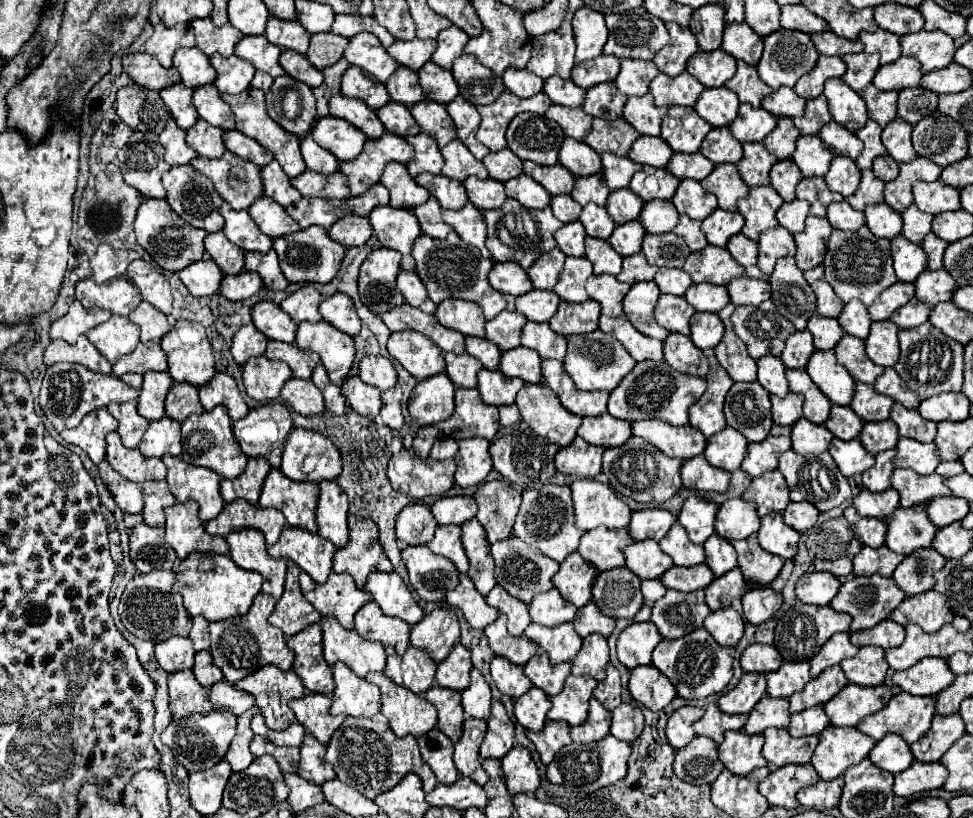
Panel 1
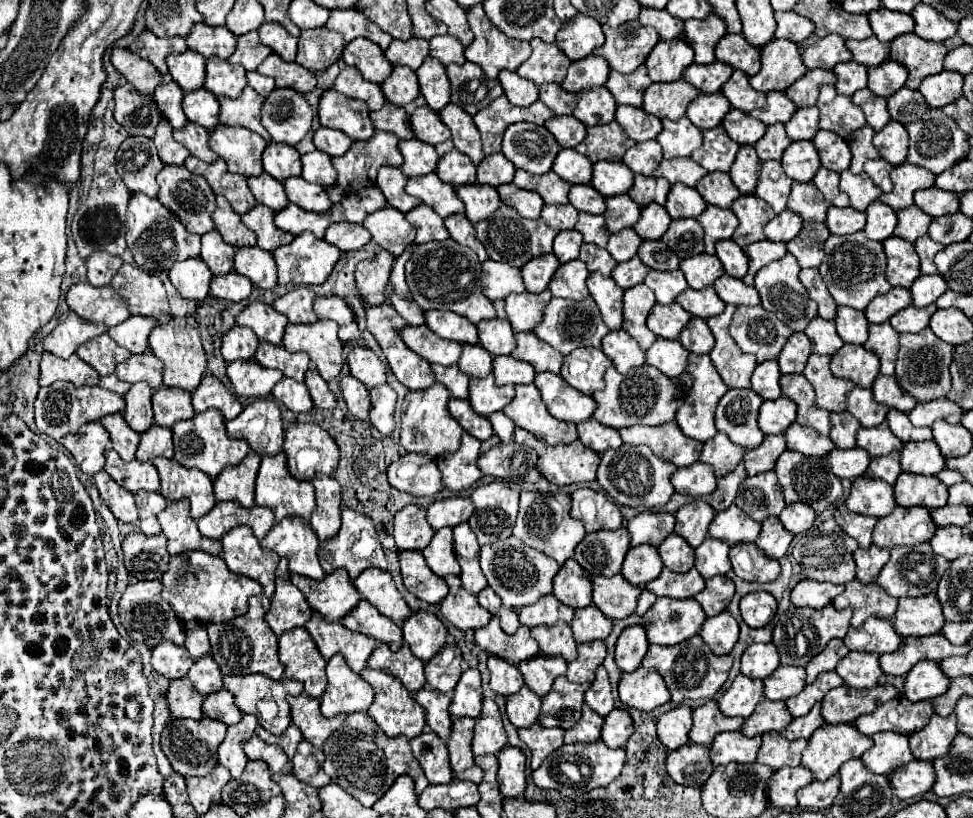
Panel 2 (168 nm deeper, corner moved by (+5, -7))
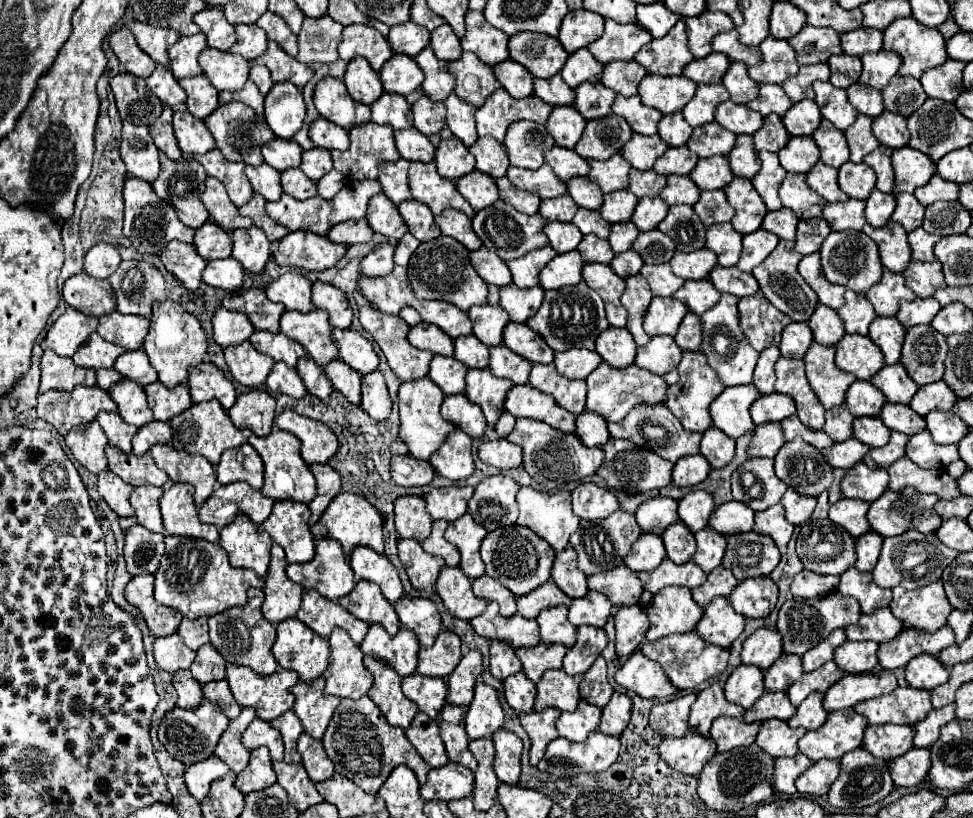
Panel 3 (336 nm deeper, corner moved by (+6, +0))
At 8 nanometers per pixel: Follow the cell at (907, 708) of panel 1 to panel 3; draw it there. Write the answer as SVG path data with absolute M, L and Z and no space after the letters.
M896 688L888 696L878 696L872 700L864 700L856 704L854 708L858 714L862 714L868 724L916 724L928 716L932 710L930 692L928 690L916 690L916 688Z

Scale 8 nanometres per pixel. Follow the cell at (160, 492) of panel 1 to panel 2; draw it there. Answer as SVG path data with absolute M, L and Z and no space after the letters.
M137 491L135 501L137 501L137 509L139 509L139 529L145 535L159 535L161 527L157 521L157 513L167 507L165 497L161 493Z

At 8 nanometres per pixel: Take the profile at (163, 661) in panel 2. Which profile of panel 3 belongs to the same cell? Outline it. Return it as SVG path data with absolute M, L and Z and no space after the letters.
M178 634L166 636L166 638L156 638L154 640L154 660L156 664L166 670L166 672L176 672L182 668L190 668L194 662L196 652L192 652Z

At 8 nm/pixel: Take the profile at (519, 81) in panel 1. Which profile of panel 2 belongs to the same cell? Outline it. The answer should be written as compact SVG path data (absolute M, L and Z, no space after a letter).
M503 69L497 79L499 79L499 83L501 83L503 91L505 91L505 97L507 97L513 105L517 105L517 107L529 107L529 105L535 103L537 97L539 97L537 85L533 85L529 79L519 77L519 75L513 73L513 71Z

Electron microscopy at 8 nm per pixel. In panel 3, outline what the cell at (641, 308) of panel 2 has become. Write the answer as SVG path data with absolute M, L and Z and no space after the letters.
M642 274L626 278L626 290L622 294L622 306L628 310L626 328L630 330L630 334L634 336L638 346L644 346L650 340L650 336L642 328L644 312L648 310L650 300L652 300L652 292L650 292L648 282L644 280Z

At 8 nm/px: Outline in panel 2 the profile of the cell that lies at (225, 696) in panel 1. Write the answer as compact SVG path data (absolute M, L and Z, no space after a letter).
M219 689L205 697L203 715L207 715L209 719L223 721L225 725L235 725L243 717L243 713L233 703L233 695L225 689Z

